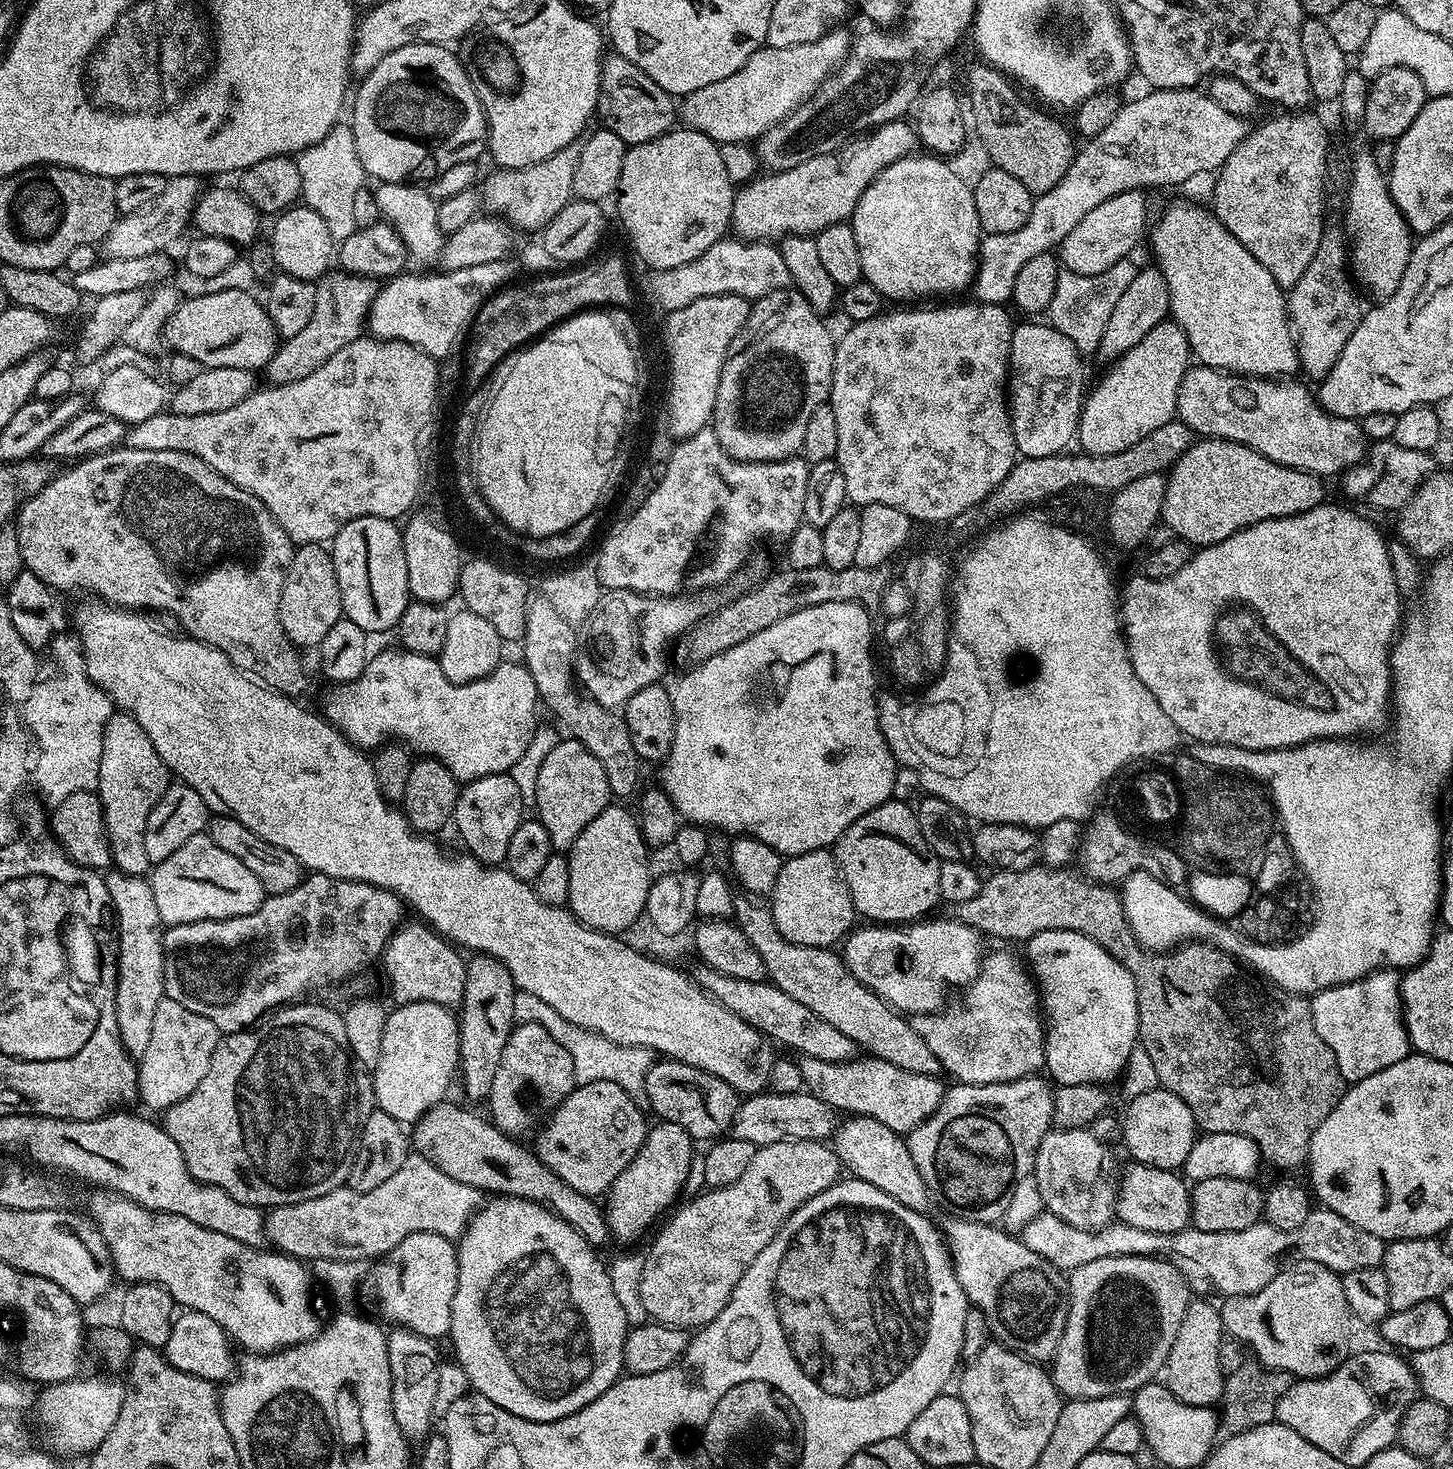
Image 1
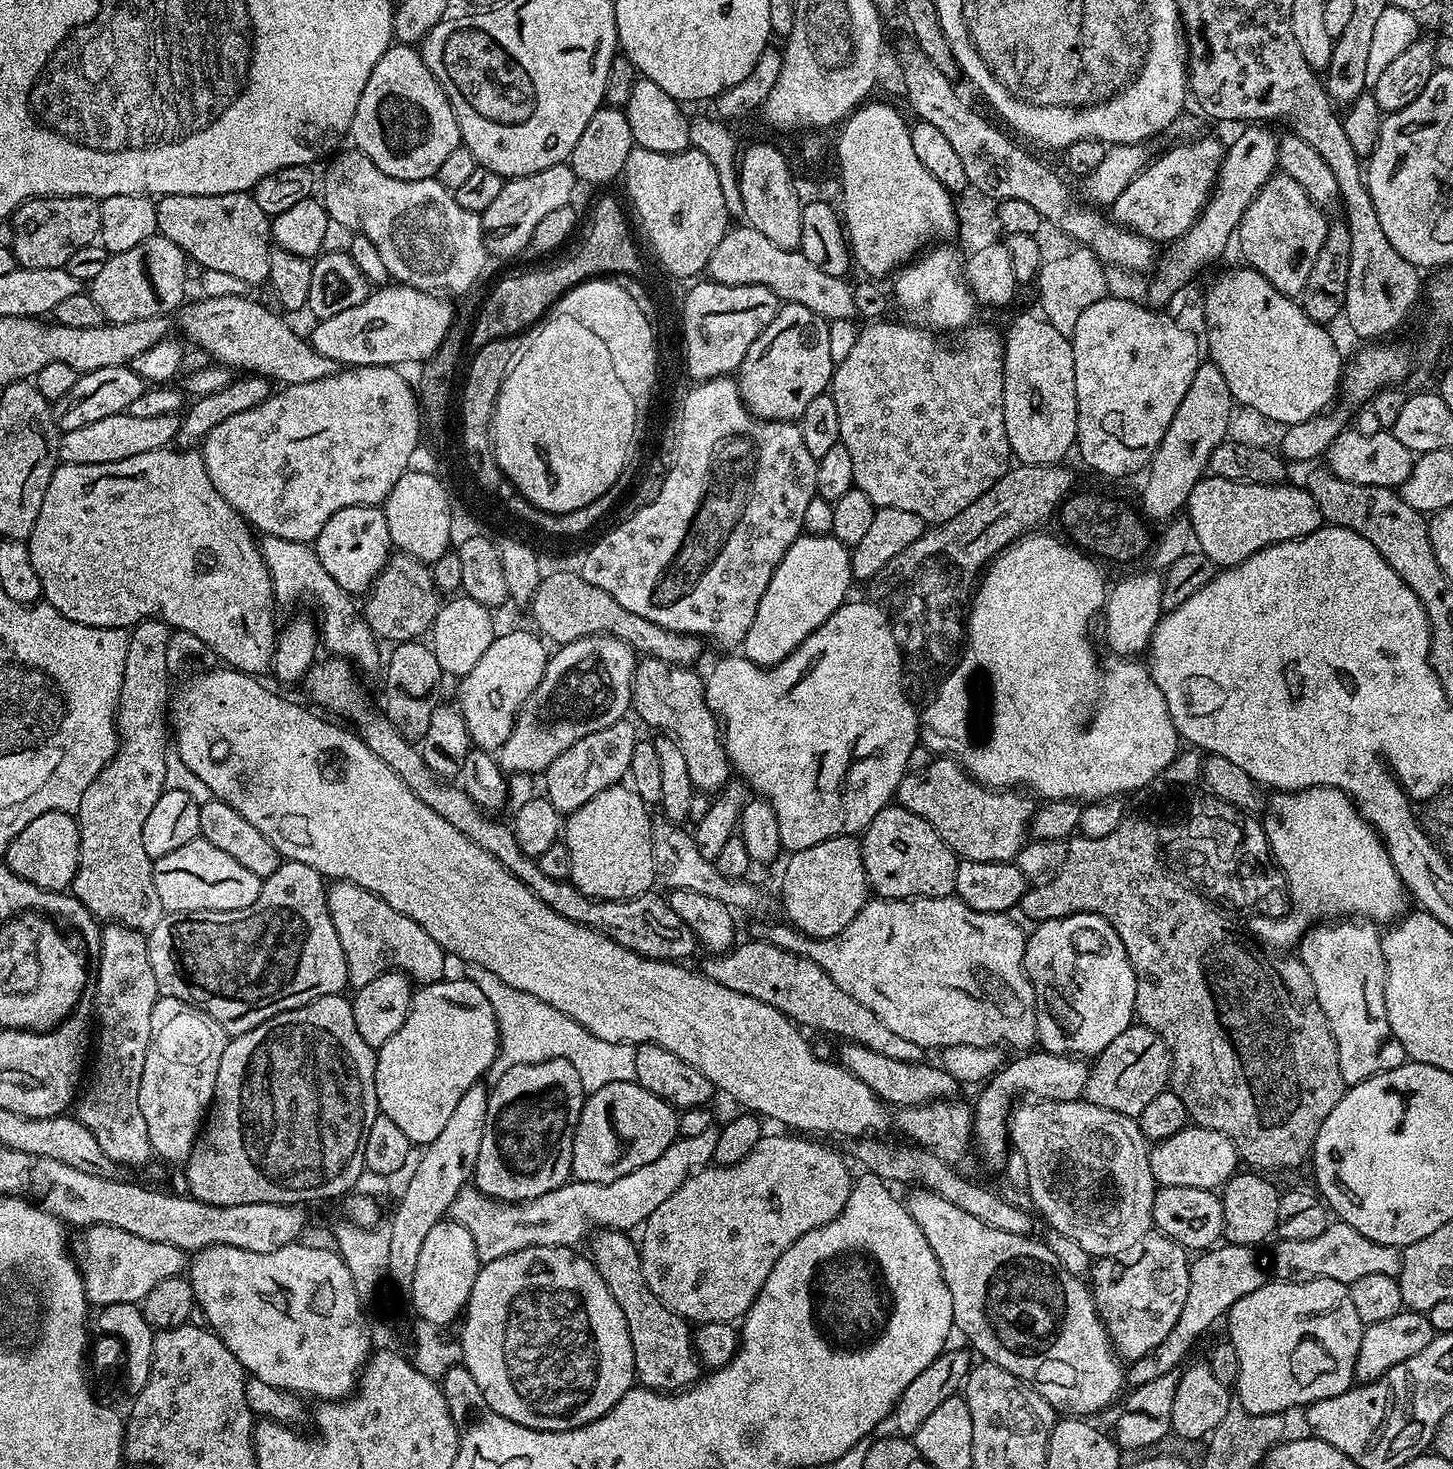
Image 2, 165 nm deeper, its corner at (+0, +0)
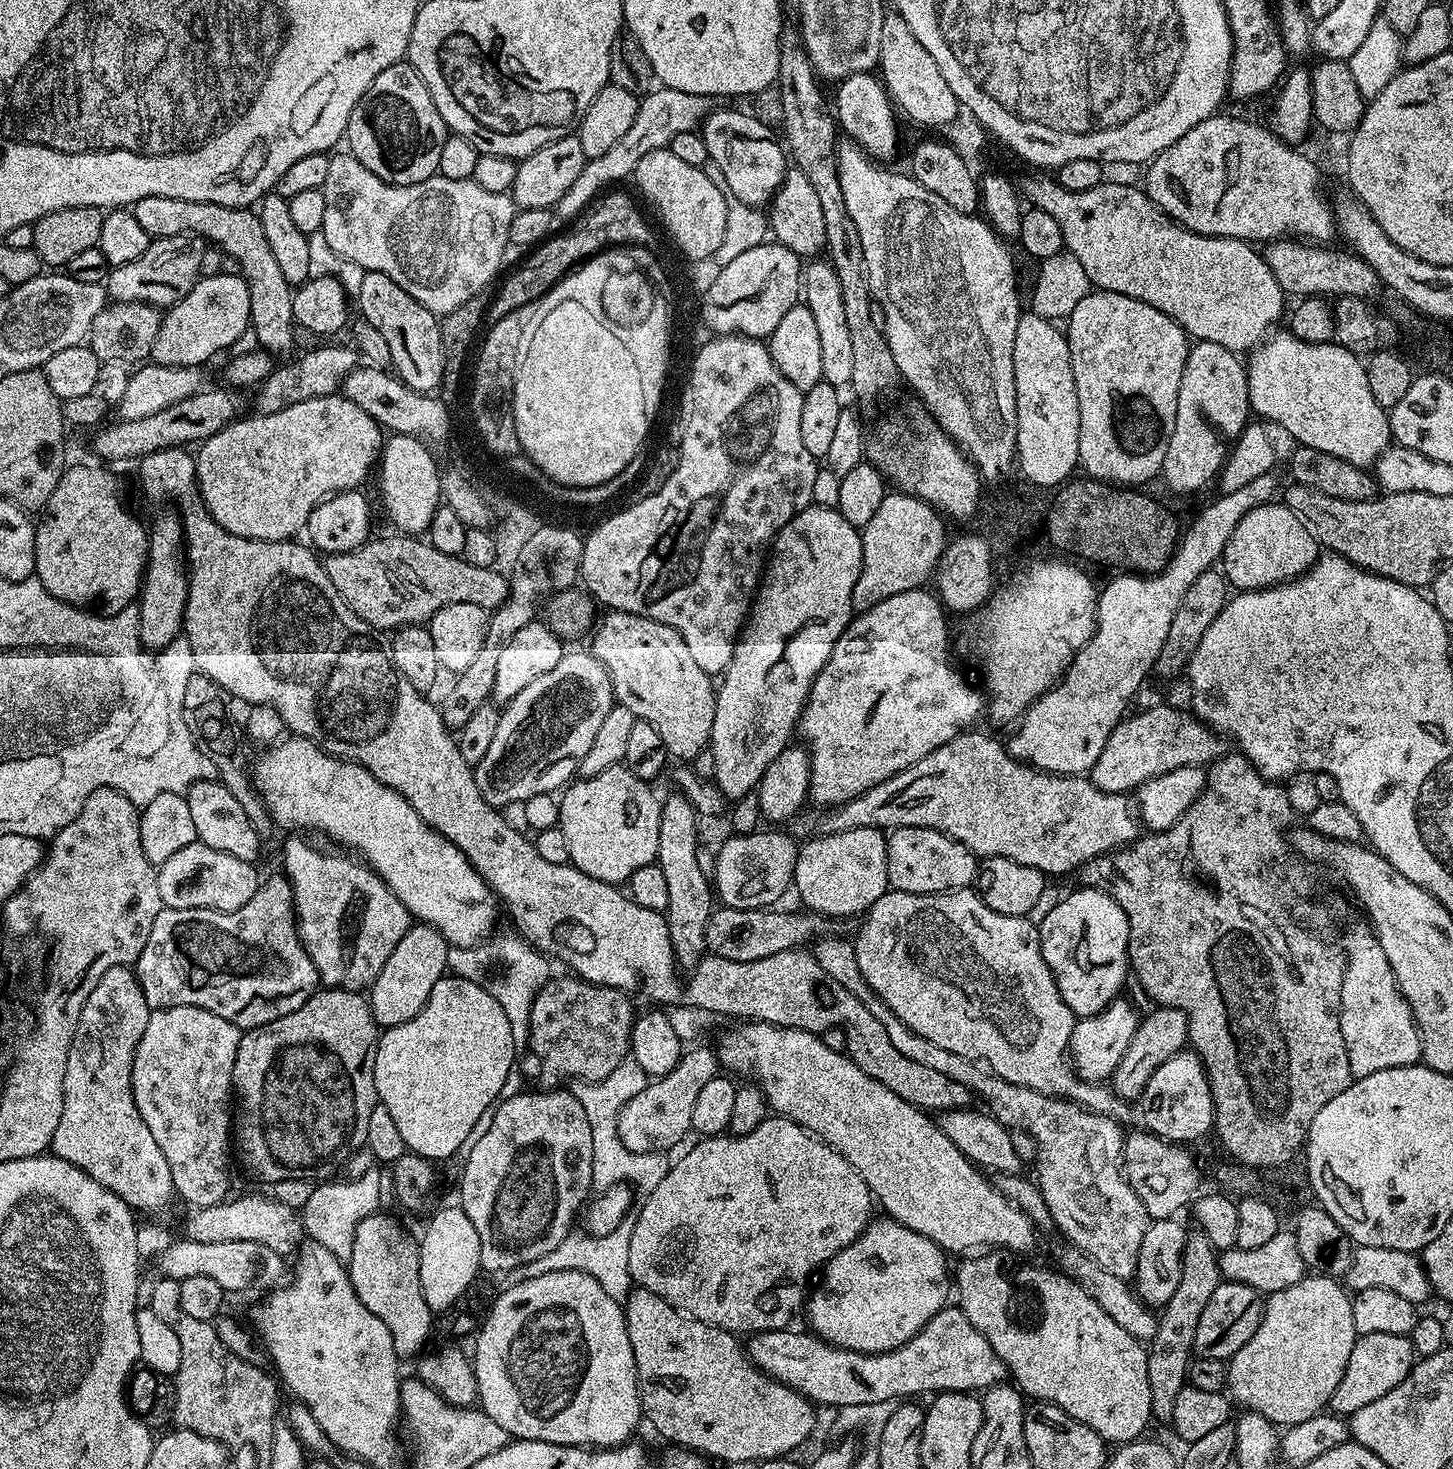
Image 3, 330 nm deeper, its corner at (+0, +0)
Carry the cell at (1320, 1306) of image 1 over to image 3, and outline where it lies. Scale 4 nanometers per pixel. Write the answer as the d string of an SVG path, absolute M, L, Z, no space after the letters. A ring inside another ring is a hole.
M1305 1275L1294 1285L1273 1292L1264 1300L1264 1313L1254 1336L1227 1361L1227 1395L1235 1403L1237 1400L1241 1409L1262 1414L1271 1424L1287 1426L1306 1422L1306 1418L1321 1415L1331 1405L1334 1390L1338 1382L1342 1382L1342 1374L1346 1374L1346 1362L1350 1362L1350 1350L1354 1350L1356 1337L1352 1296L1345 1285L1331 1276Z

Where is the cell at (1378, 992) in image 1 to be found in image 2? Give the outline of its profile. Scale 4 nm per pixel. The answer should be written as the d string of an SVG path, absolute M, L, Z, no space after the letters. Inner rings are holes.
M1336 918L1309 927L1298 945L1300 960L1312 979L1311 995L1318 998L1318 1006L1326 1014L1338 1046L1338 1070L1342 1070L1348 1086L1361 1084L1406 1062L1402 1046L1394 1038L1386 1018L1381 935L1375 923L1363 918Z

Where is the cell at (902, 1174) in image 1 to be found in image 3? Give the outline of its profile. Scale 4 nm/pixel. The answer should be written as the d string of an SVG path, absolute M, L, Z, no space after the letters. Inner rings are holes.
M1012 1254L985 1256L988 1256L985 1260L961 1259L964 1261L960 1269L954 1272L954 1292L960 1295L958 1306L966 1318L970 1318L982 1338L990 1342L994 1354L1002 1358L1015 1387L1033 1401L1047 1402L1066 1410L1070 1418L1090 1426L1090 1430L1097 1432L1109 1445L1131 1444L1141 1439L1145 1435L1144 1427L1152 1420L1145 1345L1126 1334L1082 1286L1060 1275L1059 1271L1051 1267L1039 1268L1036 1264L1019 1264L1016 1261L1019 1259Z

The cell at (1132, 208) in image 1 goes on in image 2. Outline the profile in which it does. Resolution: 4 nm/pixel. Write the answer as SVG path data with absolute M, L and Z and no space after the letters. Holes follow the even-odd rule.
M1200 136L1189 144L1176 144L1173 148L1166 149L1157 160L1155 157L1147 168L1143 168L1136 175L1134 182L1130 182L1130 186L1126 186L1122 194L1118 194L1116 201L1110 205L1111 219L1153 242L1177 240L1179 236L1186 234L1186 230L1190 230L1190 226L1194 226L1200 211L1204 209L1209 196L1212 195L1225 151L1225 145L1223 143L1220 145L1212 136Z

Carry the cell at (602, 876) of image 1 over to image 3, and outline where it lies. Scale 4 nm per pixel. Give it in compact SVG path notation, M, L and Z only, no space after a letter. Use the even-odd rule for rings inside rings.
M618 763L602 770L602 774L577 779L563 789L558 826L570 845L573 868L590 874L590 878L620 886L632 877L634 870L655 861L662 804L648 788L649 781L639 780L623 763Z

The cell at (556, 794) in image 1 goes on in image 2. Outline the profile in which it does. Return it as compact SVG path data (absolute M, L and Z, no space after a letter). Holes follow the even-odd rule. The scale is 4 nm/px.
M625 718L606 726L602 730L594 730L594 734L586 734L586 738L578 738L574 746L562 750L548 769L542 773L544 780L543 795L561 814L577 812L594 794L602 794L602 790L612 788L628 776L630 754L634 751L638 739L636 728Z

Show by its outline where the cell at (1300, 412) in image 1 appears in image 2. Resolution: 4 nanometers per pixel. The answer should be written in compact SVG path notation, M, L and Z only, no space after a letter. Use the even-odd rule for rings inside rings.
M1345 430L1339 432L1339 434L1332 439L1332 444L1326 453L1326 467L1334 474L1338 474L1338 478L1346 478L1346 482L1358 482L1362 486L1382 486L1383 488L1391 488L1393 490L1399 489L1400 485L1406 482L1406 478L1410 478L1414 463L1414 453L1406 450L1406 446L1402 446L1402 442L1398 442L1398 438L1394 438L1391 431L1352 431L1353 430Z

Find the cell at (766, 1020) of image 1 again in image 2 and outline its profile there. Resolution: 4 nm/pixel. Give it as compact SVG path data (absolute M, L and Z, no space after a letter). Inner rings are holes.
M844 1042L838 1048L838 1060L848 1069L858 1082L866 1082L872 1093L885 1105L896 1104L897 1109L909 1108L915 1104L930 1104L934 1100L946 1100L957 1095L957 1080L942 1066L935 1063L898 1062L898 1058L886 1058L886 1054L878 1054L878 1050L870 1050L870 1046Z

